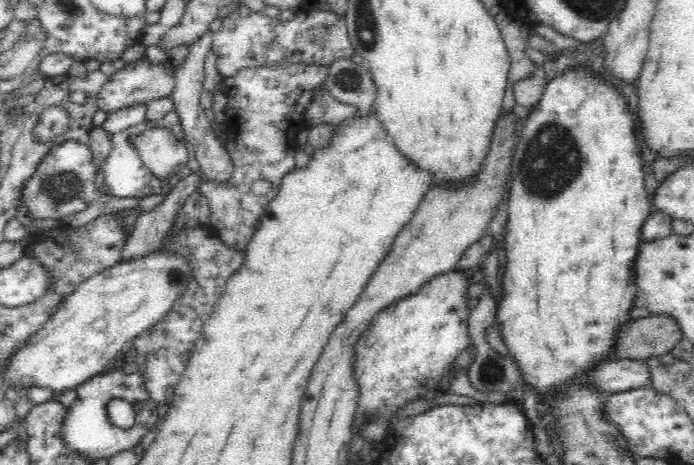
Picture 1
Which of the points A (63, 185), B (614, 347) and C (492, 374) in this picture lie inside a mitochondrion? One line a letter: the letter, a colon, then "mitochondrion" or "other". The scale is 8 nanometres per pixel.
A: mitochondrion
B: other
C: mitochondrion

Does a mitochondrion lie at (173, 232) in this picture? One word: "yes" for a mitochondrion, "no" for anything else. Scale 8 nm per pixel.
no

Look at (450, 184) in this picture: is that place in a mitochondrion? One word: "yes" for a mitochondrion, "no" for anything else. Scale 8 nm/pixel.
no

